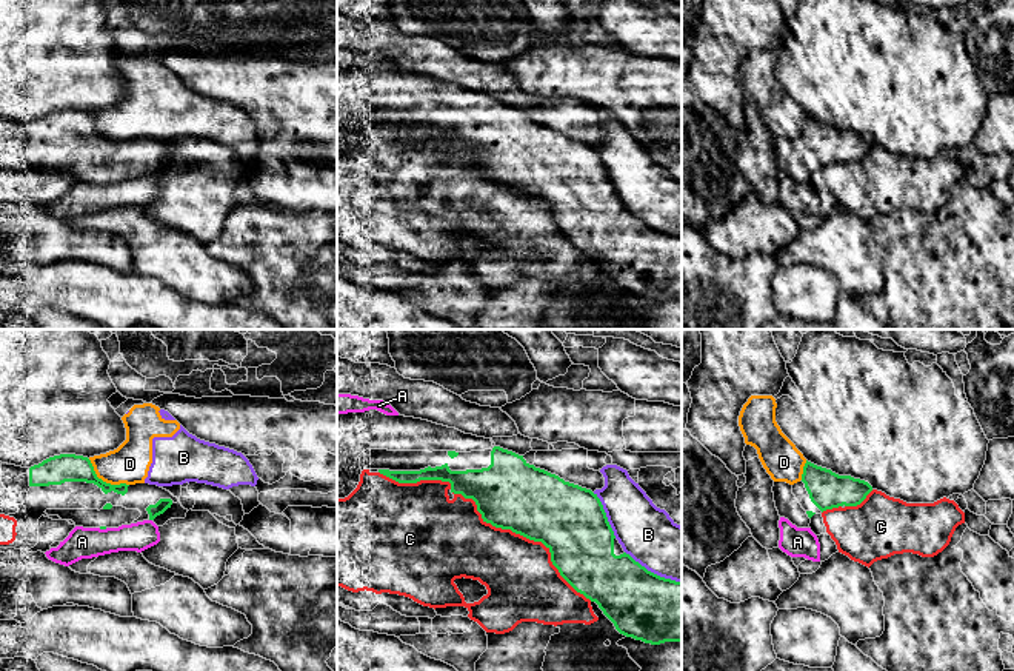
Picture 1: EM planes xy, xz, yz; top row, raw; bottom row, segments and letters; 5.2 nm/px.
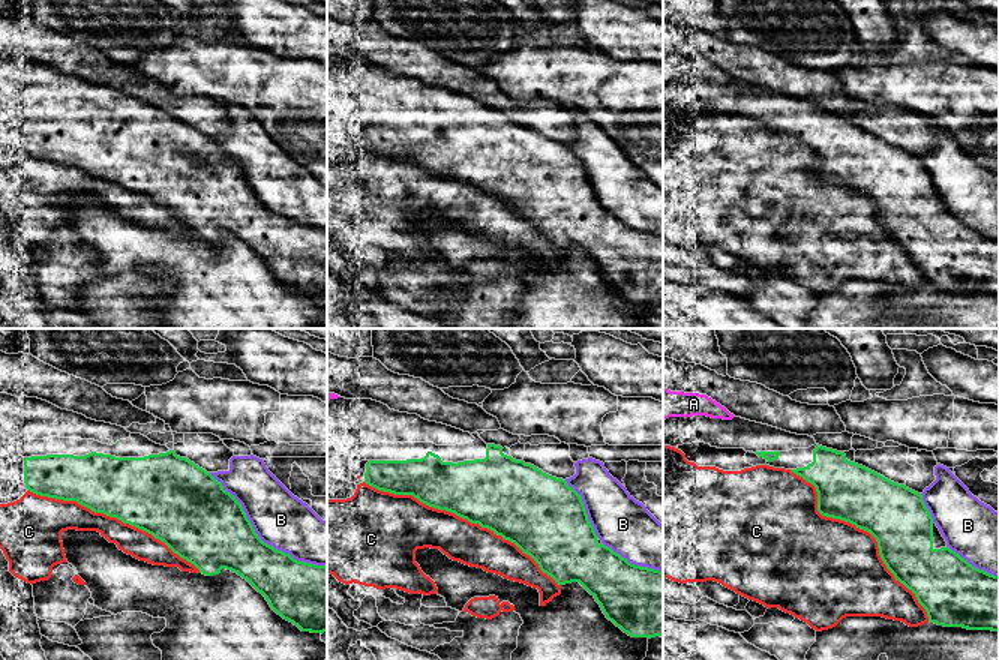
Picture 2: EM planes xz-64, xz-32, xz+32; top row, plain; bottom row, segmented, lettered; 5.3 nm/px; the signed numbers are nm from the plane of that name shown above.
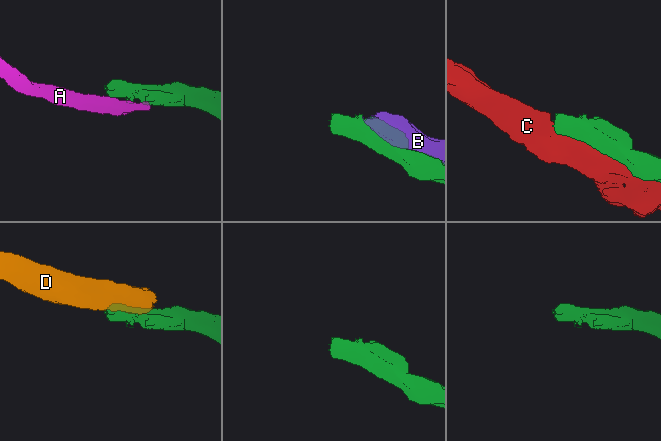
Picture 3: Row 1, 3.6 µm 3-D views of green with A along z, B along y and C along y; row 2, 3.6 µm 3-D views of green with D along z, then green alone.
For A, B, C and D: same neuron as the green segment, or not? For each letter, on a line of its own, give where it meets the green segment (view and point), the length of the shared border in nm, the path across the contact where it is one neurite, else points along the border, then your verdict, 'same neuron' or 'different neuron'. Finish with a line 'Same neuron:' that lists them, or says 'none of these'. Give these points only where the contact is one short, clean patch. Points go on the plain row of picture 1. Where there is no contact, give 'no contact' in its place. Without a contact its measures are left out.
A: meets green in xy at (103, 183); contact 50 nm long; different neuron
B: meets green in xz at (653, 228); contact 340 nm long; different neuron
C: meets green in xz at (525, 191); contact 950 nm long; different neuron
D: meets green in xy at (105, 137); contact 260 nm long; different neuron
Same neuron: none of these

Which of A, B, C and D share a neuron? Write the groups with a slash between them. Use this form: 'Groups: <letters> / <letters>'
Groups: A / B D / C

